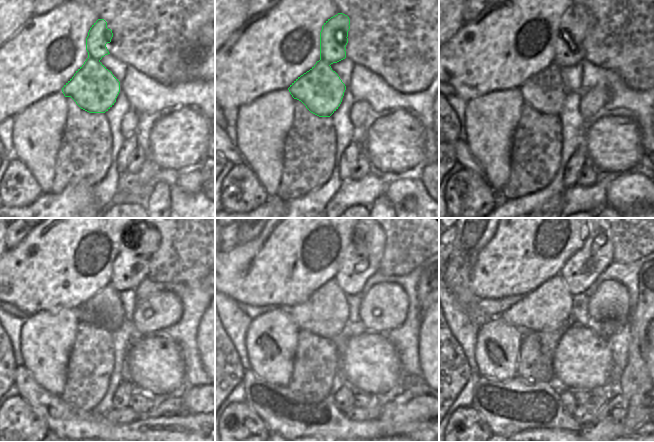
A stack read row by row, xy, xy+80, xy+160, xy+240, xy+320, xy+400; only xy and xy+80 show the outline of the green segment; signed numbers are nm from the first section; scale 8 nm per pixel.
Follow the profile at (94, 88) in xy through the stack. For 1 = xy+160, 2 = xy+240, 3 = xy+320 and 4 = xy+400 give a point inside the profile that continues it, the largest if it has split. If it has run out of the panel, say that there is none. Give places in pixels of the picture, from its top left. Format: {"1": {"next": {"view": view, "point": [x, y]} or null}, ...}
{"1": {"next": {"view": "xy+160", "point": [545, 92]}}, "2": {"next": {"view": "xy+240", "point": [140, 241]}}, "3": {"next": {"view": "xy+320", "point": [363, 259]}}, "4": {"next": {"view": "xy+400", "point": [583, 268]}}}

